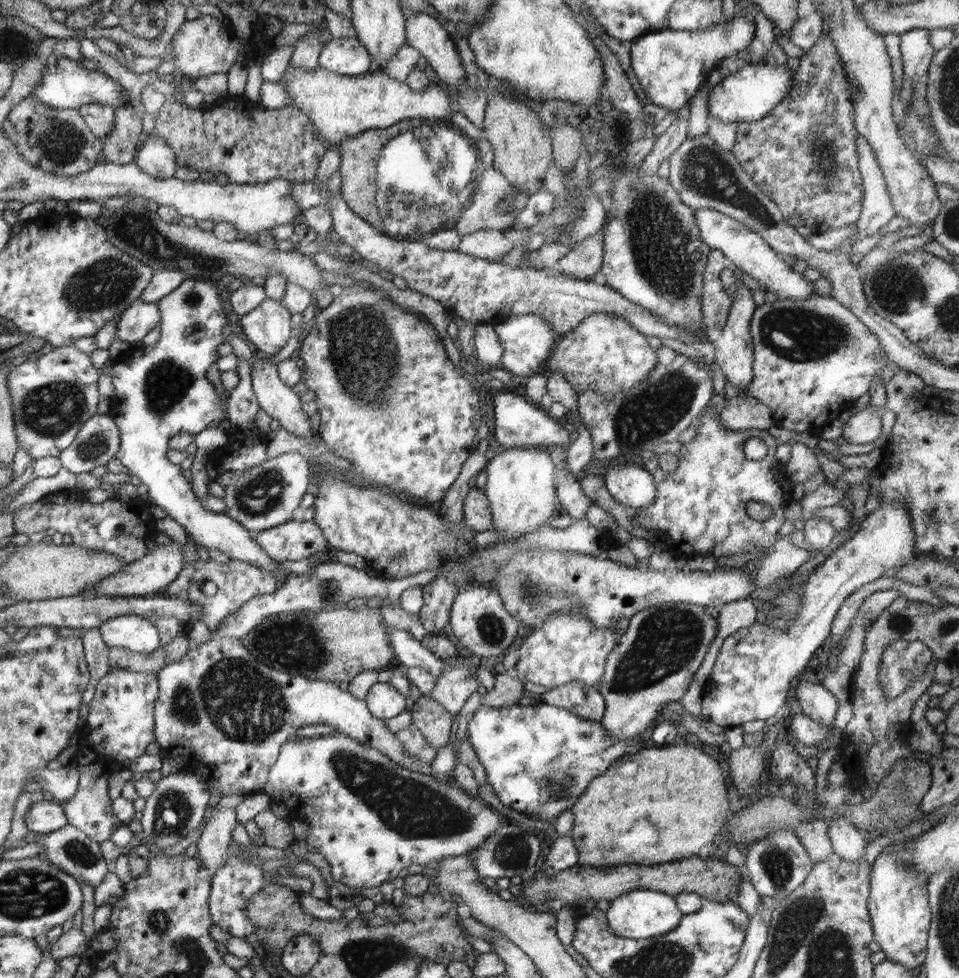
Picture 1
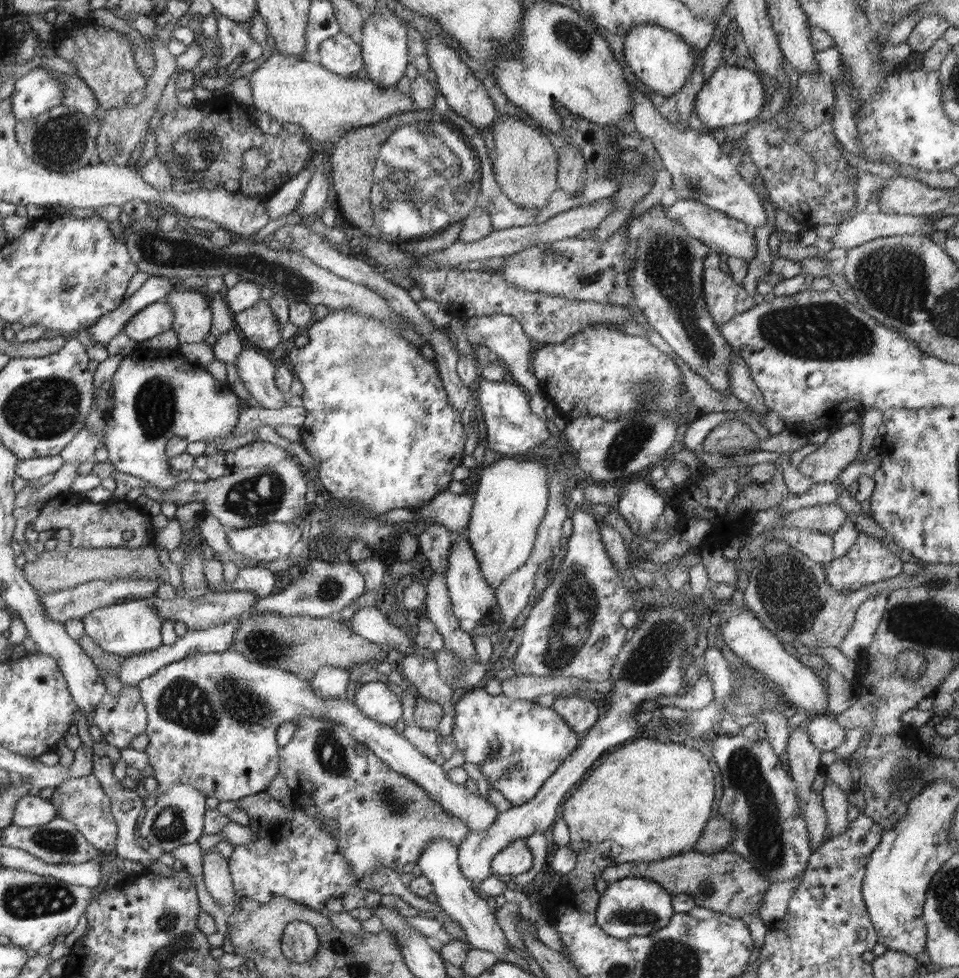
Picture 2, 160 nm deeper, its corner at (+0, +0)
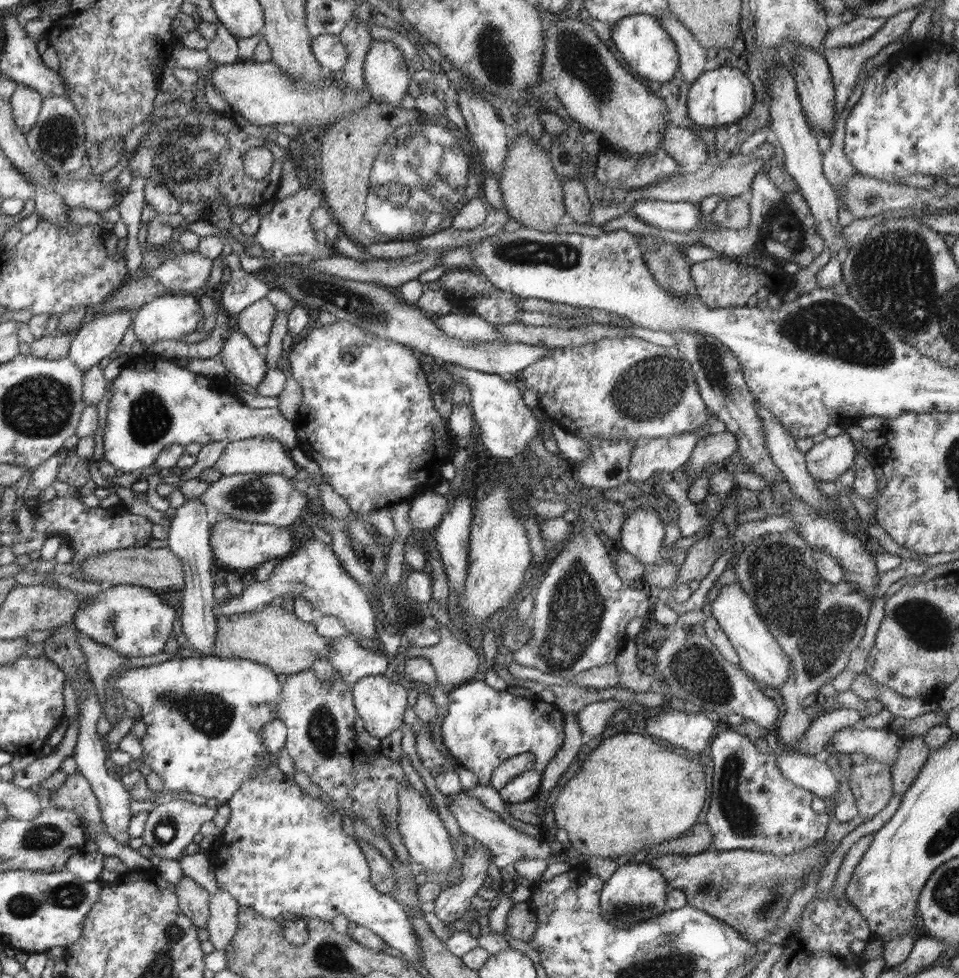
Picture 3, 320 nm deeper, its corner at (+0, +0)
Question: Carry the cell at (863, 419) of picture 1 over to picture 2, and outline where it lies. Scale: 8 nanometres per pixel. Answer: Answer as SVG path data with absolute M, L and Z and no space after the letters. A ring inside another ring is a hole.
M861 425L835 427L826 442L800 462L798 471L813 483L833 482L852 462L861 448Z

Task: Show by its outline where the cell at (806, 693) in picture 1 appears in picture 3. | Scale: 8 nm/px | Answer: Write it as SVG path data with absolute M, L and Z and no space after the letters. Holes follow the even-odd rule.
M737 583L722 585L720 593L712 600L712 616L727 634L735 651L739 654L739 665L753 679L771 688L780 688L788 678L790 661L779 642L761 619L754 602Z

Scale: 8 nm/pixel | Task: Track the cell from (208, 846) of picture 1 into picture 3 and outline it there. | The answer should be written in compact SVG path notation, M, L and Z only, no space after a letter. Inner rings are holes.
M218 890L214 896L211 896L209 902L209 917L206 923L206 930L210 935L209 941L214 945L216 950L225 950L230 945L230 940L236 935L238 928L237 912L241 906L232 898L232 895L225 890Z

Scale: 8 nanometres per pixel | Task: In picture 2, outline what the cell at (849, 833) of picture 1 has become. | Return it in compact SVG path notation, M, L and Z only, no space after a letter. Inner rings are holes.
M828 776L824 788L819 793L827 812L831 837L838 836L850 822L847 817L847 808L851 804L848 800L849 794L838 788L838 785L834 784Z

